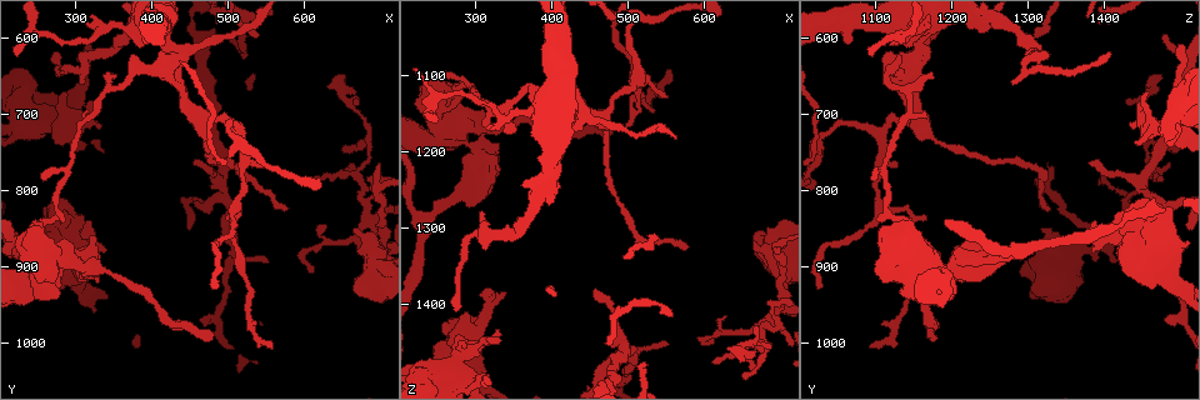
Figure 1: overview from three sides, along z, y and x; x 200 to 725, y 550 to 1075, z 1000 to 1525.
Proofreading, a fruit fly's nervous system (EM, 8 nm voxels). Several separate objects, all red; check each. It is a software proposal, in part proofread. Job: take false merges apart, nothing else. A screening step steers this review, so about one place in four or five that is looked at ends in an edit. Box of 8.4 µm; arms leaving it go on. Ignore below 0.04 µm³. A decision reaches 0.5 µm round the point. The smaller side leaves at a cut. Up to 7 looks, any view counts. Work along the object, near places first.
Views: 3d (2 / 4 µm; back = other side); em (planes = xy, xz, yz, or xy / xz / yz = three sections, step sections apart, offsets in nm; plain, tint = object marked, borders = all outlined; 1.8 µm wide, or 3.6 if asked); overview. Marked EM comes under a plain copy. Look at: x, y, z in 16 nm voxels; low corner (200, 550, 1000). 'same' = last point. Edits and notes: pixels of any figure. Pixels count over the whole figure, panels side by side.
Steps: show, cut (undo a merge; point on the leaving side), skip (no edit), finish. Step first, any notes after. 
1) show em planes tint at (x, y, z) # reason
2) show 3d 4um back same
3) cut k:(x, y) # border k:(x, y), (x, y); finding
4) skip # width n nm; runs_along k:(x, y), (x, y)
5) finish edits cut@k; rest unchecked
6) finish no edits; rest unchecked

show em xz step 8 tint at (310, 865, 1410) # closes a loop

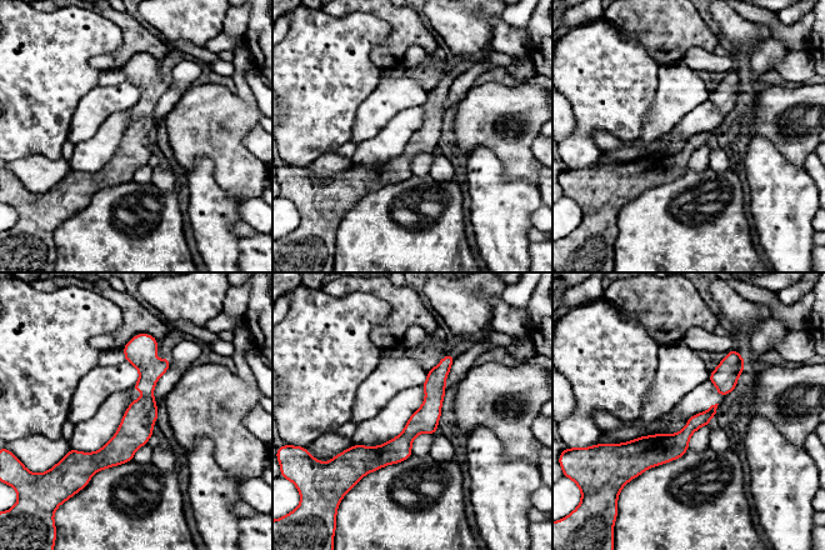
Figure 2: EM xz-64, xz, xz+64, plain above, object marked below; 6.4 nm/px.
show em planes tint same # cut it another way

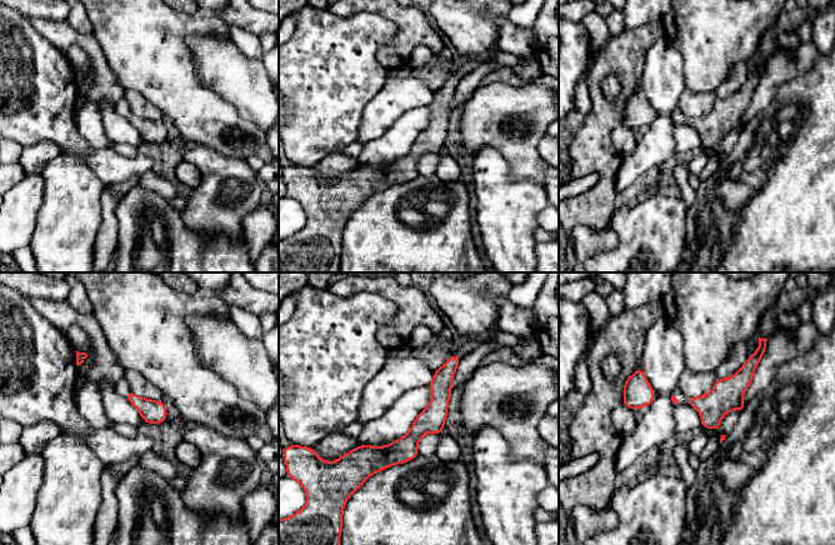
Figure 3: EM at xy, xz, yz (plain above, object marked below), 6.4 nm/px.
skip # runs_along 3:(455, 358), (436, 411), (396, 453), (361, 460); one cell here

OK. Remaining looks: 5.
show 3d 4um at (235, 930, 1185) # sharp bend

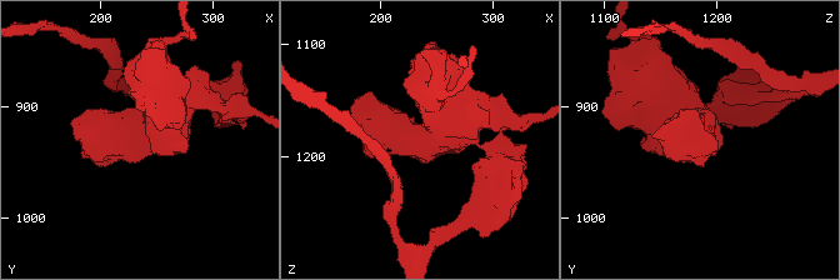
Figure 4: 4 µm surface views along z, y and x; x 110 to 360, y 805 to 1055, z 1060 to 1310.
show em 3.6um yz step 4 tint at (234, 930, 1182)

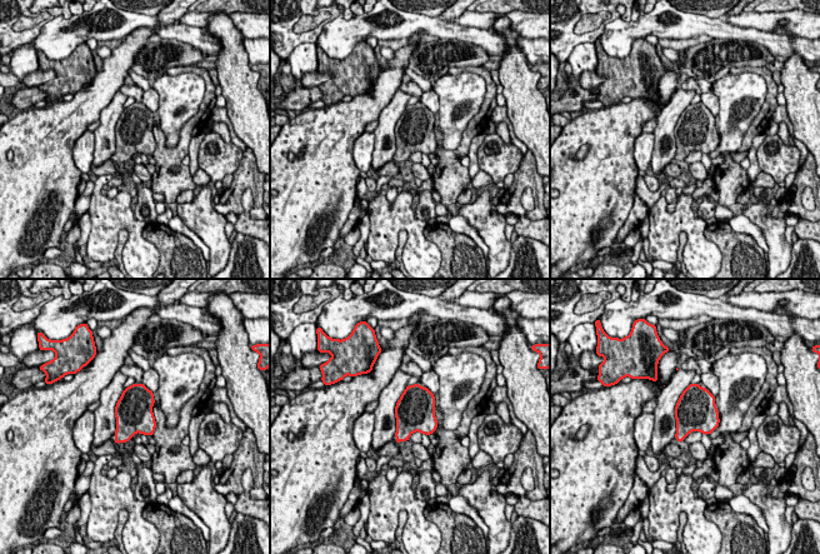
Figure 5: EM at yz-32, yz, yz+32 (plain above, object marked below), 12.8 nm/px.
show em 3.6um planes tint same # cut it another way

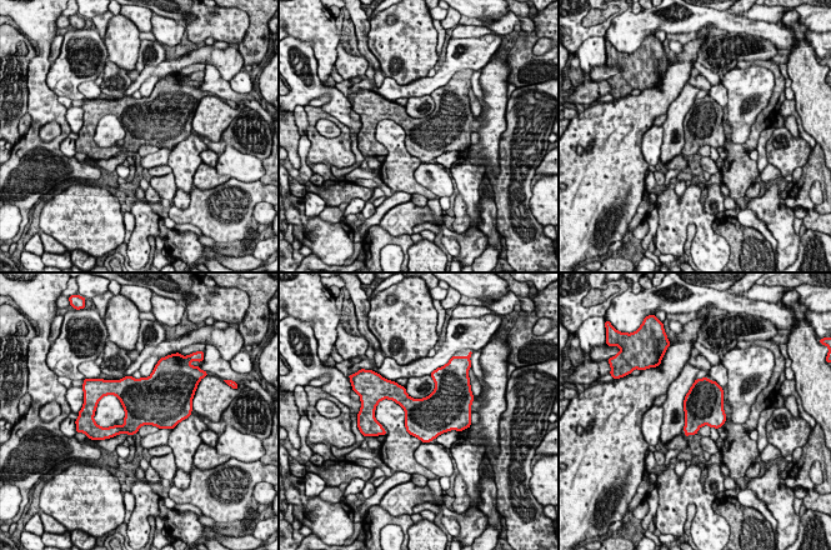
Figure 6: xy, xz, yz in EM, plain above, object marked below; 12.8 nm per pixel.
skip # all the same cell

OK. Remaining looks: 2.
show em 3.6um planes tint at (495, 810, 1460) # side arm on a straight run

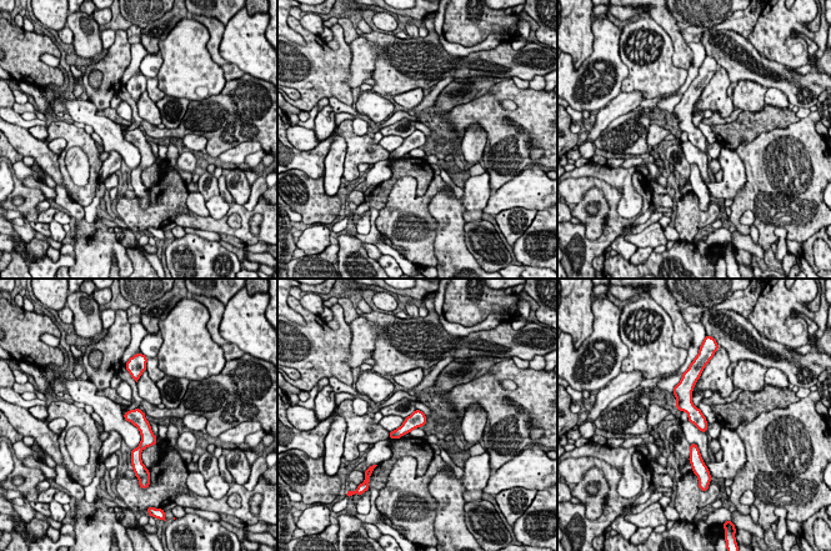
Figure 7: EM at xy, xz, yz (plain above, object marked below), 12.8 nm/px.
skip # runs_along 7:(690, 384), (686, 405), (704, 427); all the same cell

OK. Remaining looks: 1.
finish no edits; rest unchecked

